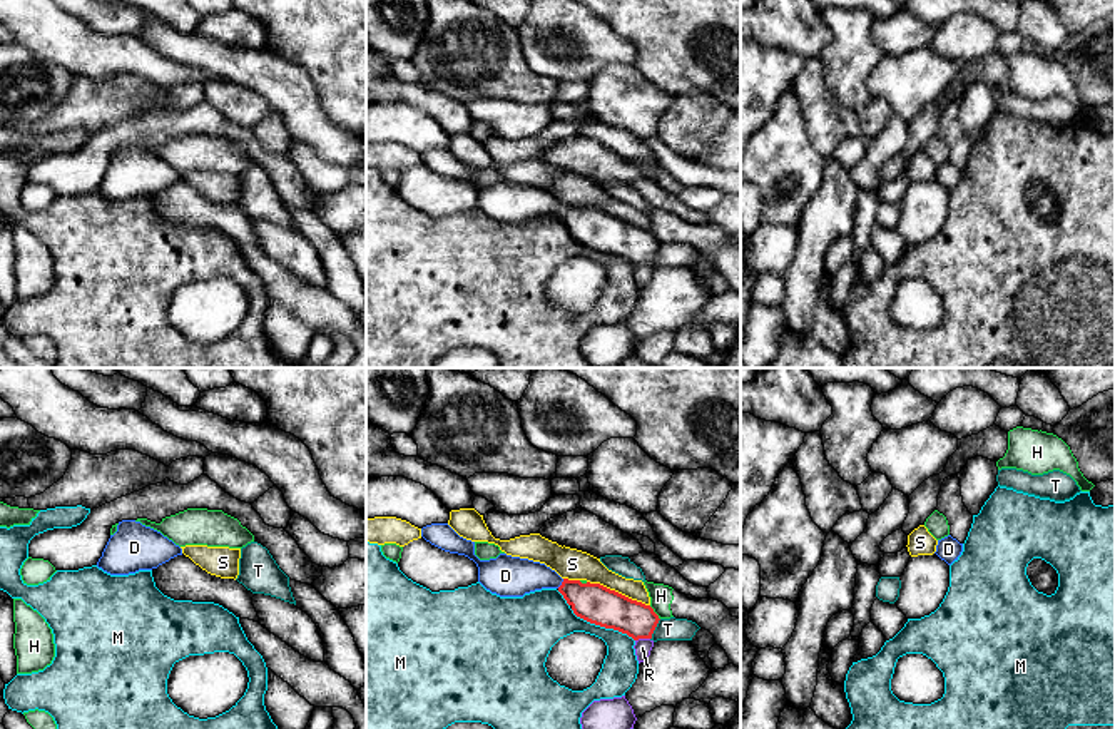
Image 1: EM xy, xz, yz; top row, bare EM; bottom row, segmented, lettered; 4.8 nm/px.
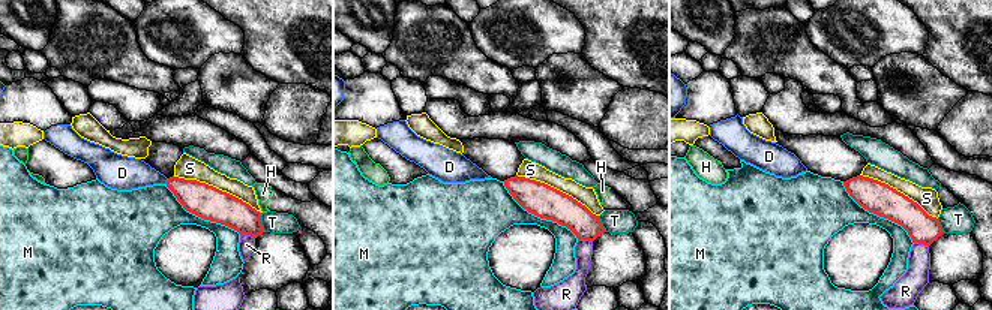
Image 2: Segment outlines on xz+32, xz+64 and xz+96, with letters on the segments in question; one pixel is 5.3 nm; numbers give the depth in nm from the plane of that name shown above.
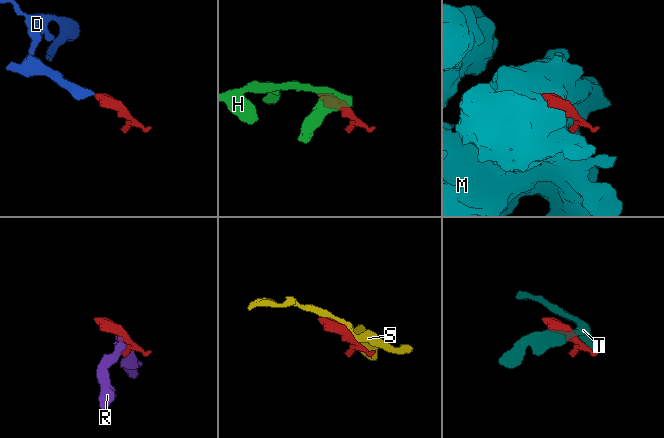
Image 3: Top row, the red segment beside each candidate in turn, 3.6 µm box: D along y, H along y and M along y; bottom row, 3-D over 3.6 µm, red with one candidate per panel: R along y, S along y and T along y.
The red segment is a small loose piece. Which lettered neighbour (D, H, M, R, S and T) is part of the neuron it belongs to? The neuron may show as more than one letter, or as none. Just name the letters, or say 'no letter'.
D

